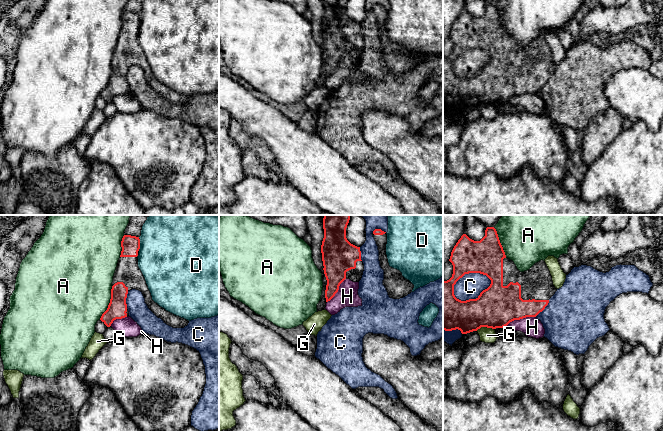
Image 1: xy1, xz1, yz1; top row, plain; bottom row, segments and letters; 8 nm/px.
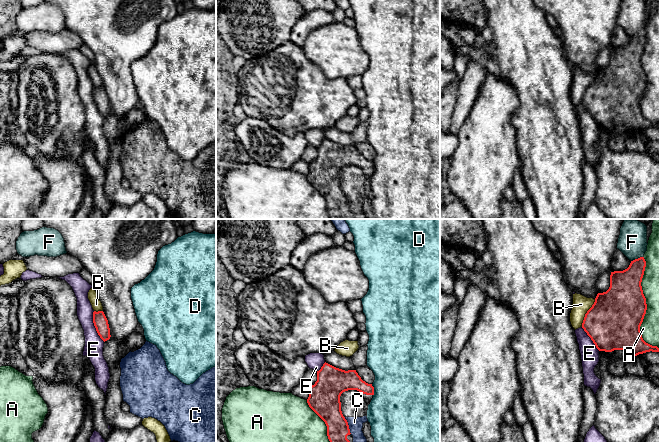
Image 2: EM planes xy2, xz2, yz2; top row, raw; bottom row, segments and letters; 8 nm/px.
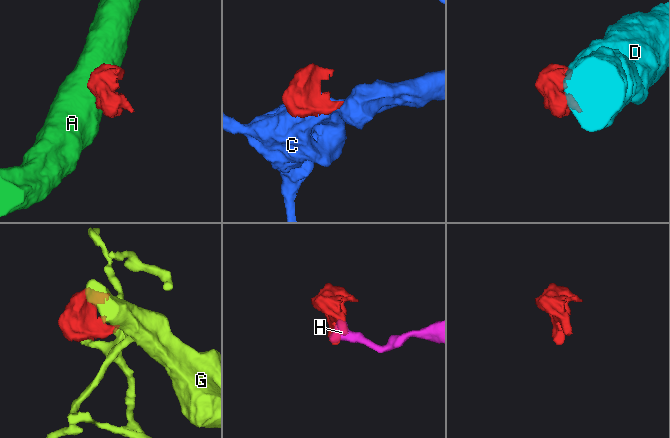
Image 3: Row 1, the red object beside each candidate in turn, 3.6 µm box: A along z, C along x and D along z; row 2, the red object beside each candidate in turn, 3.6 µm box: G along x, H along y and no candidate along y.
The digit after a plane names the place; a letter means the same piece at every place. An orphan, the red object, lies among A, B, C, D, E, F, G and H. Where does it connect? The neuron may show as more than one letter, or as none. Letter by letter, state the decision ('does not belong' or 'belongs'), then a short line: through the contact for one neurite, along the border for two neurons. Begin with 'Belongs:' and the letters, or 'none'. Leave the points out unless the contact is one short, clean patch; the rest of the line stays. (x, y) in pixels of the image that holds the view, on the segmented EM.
Belongs: none
A: does not belong
B: does not belong
C: does not belong
D: does not belong
E: does not belong | xy2 (93, 311), (93, 325), (97, 334), (104, 341)
F: does not belong | yz2 (642, 256), (631, 261)
G: does not belong
H: does not belong | yz1 (535, 316), (514, 319), (504, 326)

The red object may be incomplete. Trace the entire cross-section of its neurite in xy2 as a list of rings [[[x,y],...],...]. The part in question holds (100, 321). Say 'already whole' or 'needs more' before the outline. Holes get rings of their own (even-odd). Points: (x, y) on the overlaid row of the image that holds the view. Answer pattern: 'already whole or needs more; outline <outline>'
already whole; outline [[[103,311],[93,312],[93,323],[100,338],[105,342],[110,339],[108,320]]]

